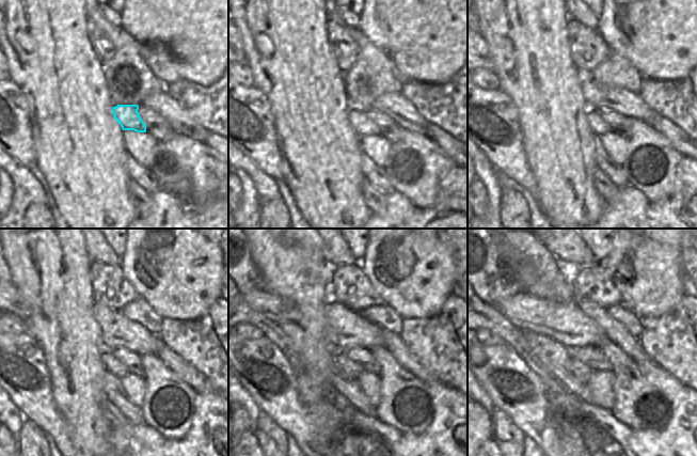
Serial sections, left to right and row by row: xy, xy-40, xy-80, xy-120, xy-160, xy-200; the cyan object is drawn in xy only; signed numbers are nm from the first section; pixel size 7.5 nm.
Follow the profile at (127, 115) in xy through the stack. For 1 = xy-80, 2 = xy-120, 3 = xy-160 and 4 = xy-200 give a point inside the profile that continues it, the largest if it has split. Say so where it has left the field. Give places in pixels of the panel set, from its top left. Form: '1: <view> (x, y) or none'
1: xy-80 (599, 127)
2: xy-120 (115, 371)
3: xy-160 (343, 377)
4: xy-200 (577, 374)

